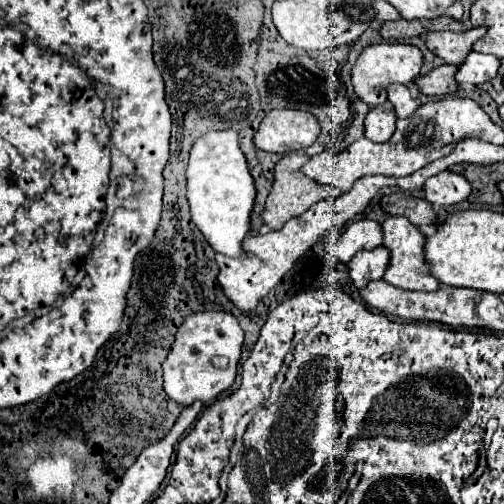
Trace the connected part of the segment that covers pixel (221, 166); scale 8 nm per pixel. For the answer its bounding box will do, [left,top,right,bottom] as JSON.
[187,132,255,258]

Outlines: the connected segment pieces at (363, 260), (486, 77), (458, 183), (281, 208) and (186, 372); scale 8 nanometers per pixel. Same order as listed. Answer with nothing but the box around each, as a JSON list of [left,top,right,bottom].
[[349,246,391,288],[455,52,501,84],[425,172,471,206],[263,154,333,230],[163,312,243,406]]

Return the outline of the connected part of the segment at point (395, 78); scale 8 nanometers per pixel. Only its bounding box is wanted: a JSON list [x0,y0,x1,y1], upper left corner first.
[351,44,423,106]

